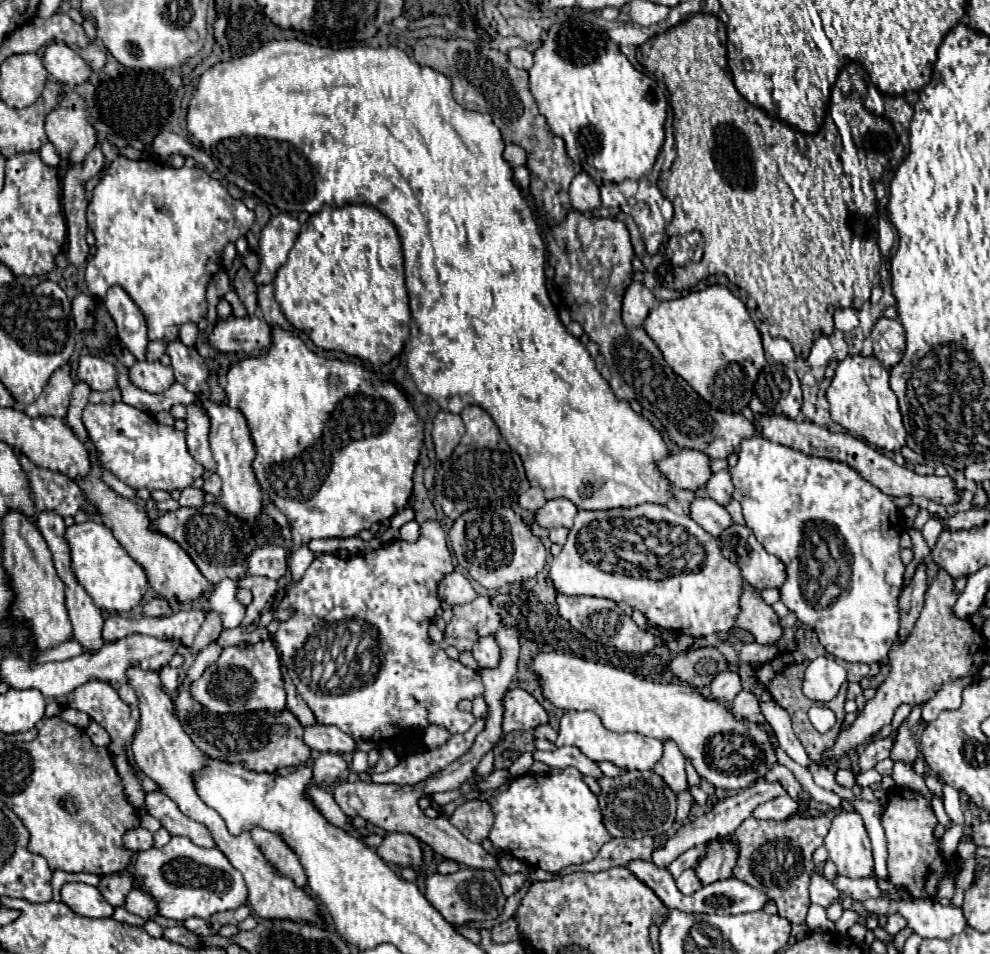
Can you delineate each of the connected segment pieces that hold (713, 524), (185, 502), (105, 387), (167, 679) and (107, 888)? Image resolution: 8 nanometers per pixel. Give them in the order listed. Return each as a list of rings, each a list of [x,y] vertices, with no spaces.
[[[696,497],[690,503],[688,515],[704,531],[708,531],[712,537],[718,537],[720,531],[724,531],[724,527],[728,527],[728,523],[732,523],[732,519],[726,513],[726,509],[722,505],[718,505],[714,499],[708,499],[708,497]]]
[[[186,487],[180,493],[178,503],[182,507],[202,507],[204,505],[204,491],[202,489],[196,489],[196,487]]]
[[[82,355],[76,369],[78,381],[90,385],[92,391],[110,391],[116,387],[116,371],[110,361],[94,355]]]
[[[162,667],[160,669],[160,683],[164,689],[168,691],[176,691],[176,687],[182,683],[180,681],[180,675],[182,675],[182,667]]]
[[[114,873],[114,875],[102,877],[98,883],[98,889],[110,905],[120,907],[120,905],[124,905],[124,899],[126,899],[128,891],[134,889],[134,885],[132,885],[130,873]]]

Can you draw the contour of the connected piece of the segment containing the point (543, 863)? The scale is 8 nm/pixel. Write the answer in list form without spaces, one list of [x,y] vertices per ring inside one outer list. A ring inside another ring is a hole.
[[[566,767],[560,773],[552,775],[522,775],[516,777],[506,791],[496,793],[486,799],[494,813],[494,825],[488,835],[492,845],[496,849],[502,849],[510,853],[512,857],[520,861],[528,861],[530,867],[540,867],[544,871],[560,871],[566,865],[572,863],[588,863],[592,861],[602,845],[610,839],[608,831],[602,825],[600,819],[600,809],[598,809],[598,799],[596,795],[588,789],[588,785],[582,781],[582,775],[574,767]]]

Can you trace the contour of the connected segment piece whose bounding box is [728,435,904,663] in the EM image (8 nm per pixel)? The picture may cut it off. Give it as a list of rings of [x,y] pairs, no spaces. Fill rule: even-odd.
[[[760,435],[740,443],[738,463],[728,467],[728,473],[734,483],[732,497],[742,505],[746,525],[764,549],[786,567],[786,581],[780,587],[782,603],[818,633],[822,647],[836,659],[846,663],[884,661],[892,639],[898,635],[898,597],[904,587],[904,565],[900,559],[902,525],[894,497],[882,493],[842,461],[806,455]],[[814,521],[834,525],[852,555],[850,587],[828,607],[816,605],[810,593],[812,581],[806,575]]]

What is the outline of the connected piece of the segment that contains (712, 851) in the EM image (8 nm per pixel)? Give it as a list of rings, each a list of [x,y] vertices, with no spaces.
[[[732,835],[724,837],[724,839],[716,839],[710,841],[706,845],[706,855],[700,857],[698,865],[694,867],[696,877],[708,885],[720,879],[728,879],[732,875],[732,869],[738,861],[738,843]]]

